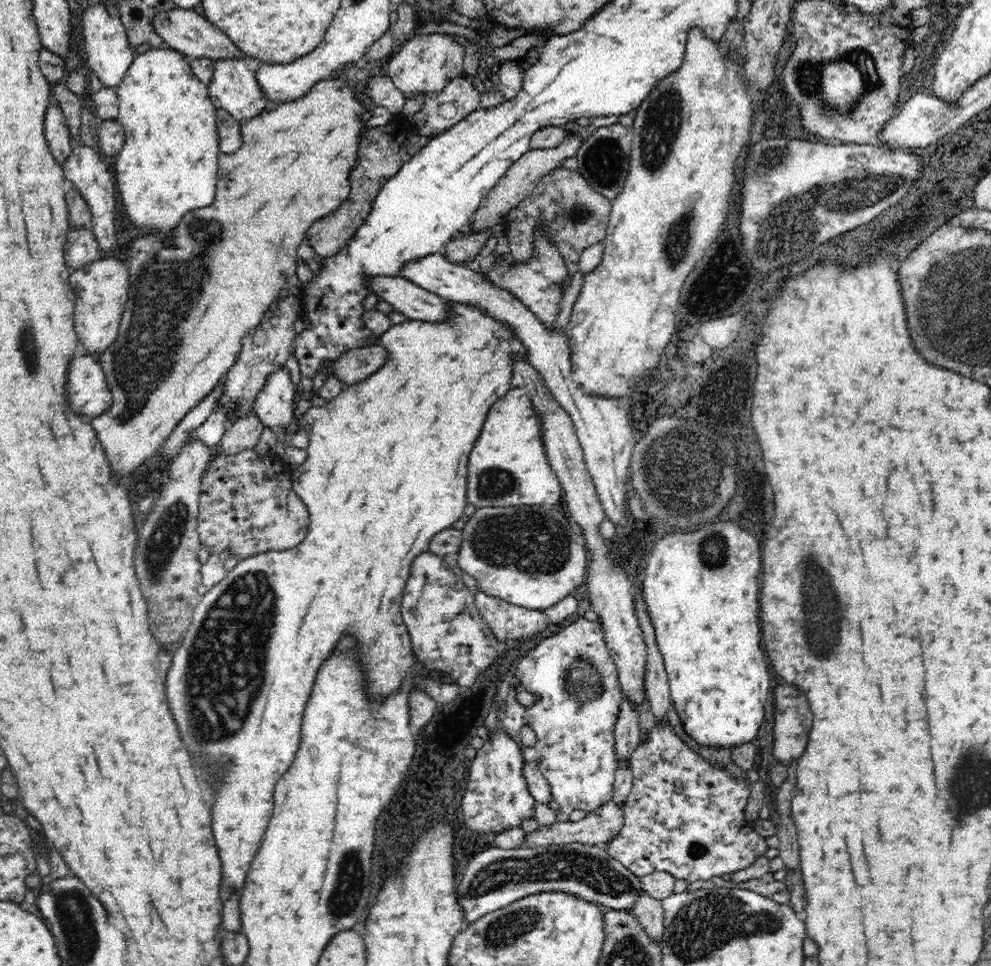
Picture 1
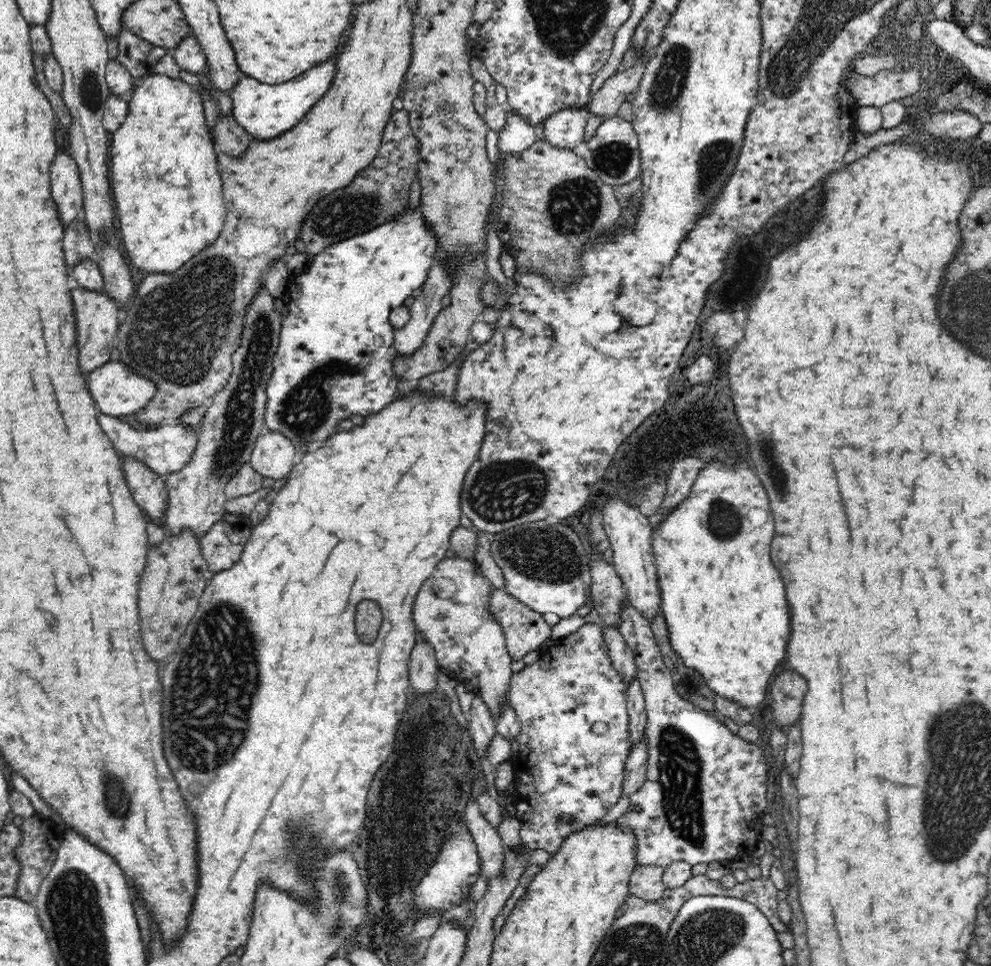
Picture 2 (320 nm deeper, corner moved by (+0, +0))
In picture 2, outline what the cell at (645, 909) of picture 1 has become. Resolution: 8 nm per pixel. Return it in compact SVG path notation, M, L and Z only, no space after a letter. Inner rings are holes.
M638 865L628 880L630 895L648 901L662 898L663 893L667 890L666 885L662 883L664 870L665 868L660 866Z

